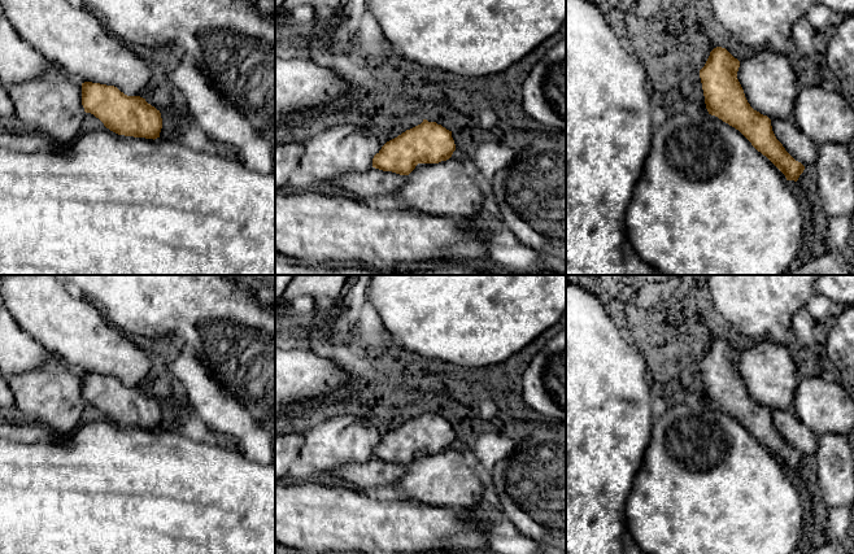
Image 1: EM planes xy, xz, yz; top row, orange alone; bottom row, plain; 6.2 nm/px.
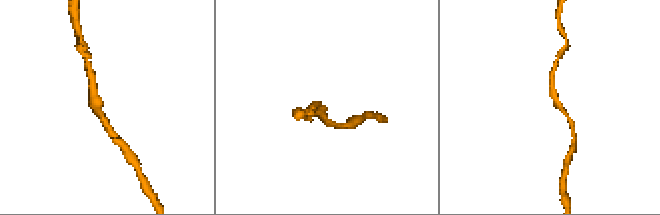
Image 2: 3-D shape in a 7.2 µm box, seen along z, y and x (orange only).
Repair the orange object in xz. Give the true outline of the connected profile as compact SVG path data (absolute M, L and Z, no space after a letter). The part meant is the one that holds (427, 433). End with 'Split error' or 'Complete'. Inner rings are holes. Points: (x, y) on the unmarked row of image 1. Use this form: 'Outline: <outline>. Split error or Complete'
Outline: M423 413L387 432L372 449L372 458L409 466L418 454L439 454L452 448L452 422L436 413Z. Complete

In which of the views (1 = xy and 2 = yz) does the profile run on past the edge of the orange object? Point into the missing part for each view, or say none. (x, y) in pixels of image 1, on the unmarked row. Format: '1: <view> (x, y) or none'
1: none
2: none

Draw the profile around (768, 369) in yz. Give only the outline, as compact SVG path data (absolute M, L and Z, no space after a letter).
M770 337L740 352L737 370L750 397L771 410L772 422L785 441L812 461L818 437L792 411L797 388L798 354L781 339Z

